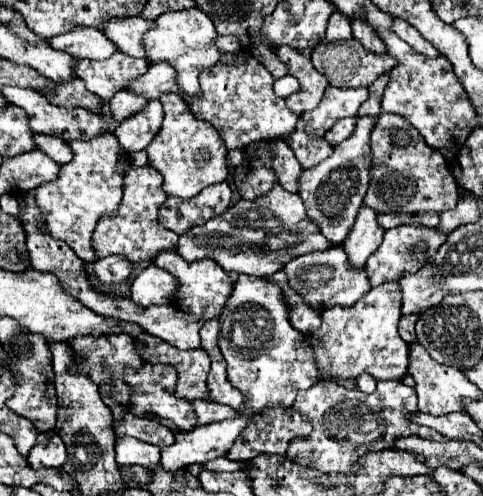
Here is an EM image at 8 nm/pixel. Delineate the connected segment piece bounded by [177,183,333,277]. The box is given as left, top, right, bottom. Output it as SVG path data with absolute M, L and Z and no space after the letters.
M277 183L271 193L255 201L241 199L223 215L217 215L215 219L209 219L207 223L183 233L179 237L177 253L185 261L199 261L203 257L211 257L225 271L269 277L281 271L291 259L299 255L311 251L325 251L329 247L333 247L333 243L329 243L325 235L321 235L321 229L315 227L315 223L307 217L301 197L297 193L285 191Z

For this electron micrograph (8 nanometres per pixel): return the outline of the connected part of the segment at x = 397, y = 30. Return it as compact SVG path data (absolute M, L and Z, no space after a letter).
M395 19L393 25L391 25L391 31L393 31L397 37L401 37L405 43L409 43L415 51L419 51L419 53L423 53L423 55L427 55L427 57L439 55L439 51L437 51L427 39L423 39L423 37L419 35L419 31L417 31L415 27L411 27L407 21Z

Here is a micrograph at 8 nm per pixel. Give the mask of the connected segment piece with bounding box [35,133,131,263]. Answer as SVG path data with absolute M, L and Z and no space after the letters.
M113 133L95 139L69 141L69 145L75 151L75 159L61 165L59 179L37 187L35 199L47 219L45 229L49 235L65 241L85 263L95 263L97 257L91 245L95 225L103 217L115 217L123 197L123 177L131 167L131 157L125 151L121 153L121 145Z

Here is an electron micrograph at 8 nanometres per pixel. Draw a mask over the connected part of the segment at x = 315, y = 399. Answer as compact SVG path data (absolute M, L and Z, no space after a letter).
M317 381L311 389L303 391L303 415L311 421L313 433L307 439L291 441L287 459L323 473L355 473L359 469L357 461L365 453L393 449L395 439L419 435L431 441L449 441L435 429L413 423L409 419L413 413L417 413L415 389L401 381L379 381L371 395L359 389L349 391L337 383Z

